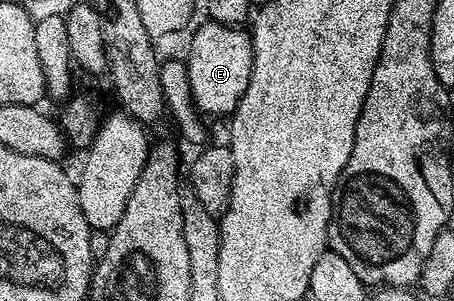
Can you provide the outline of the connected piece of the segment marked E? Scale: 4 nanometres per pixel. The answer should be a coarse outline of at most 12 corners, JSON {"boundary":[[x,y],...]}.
{"boundary":[[211,19],[184,57],[194,107],[233,114],[248,91],[254,43]]}

